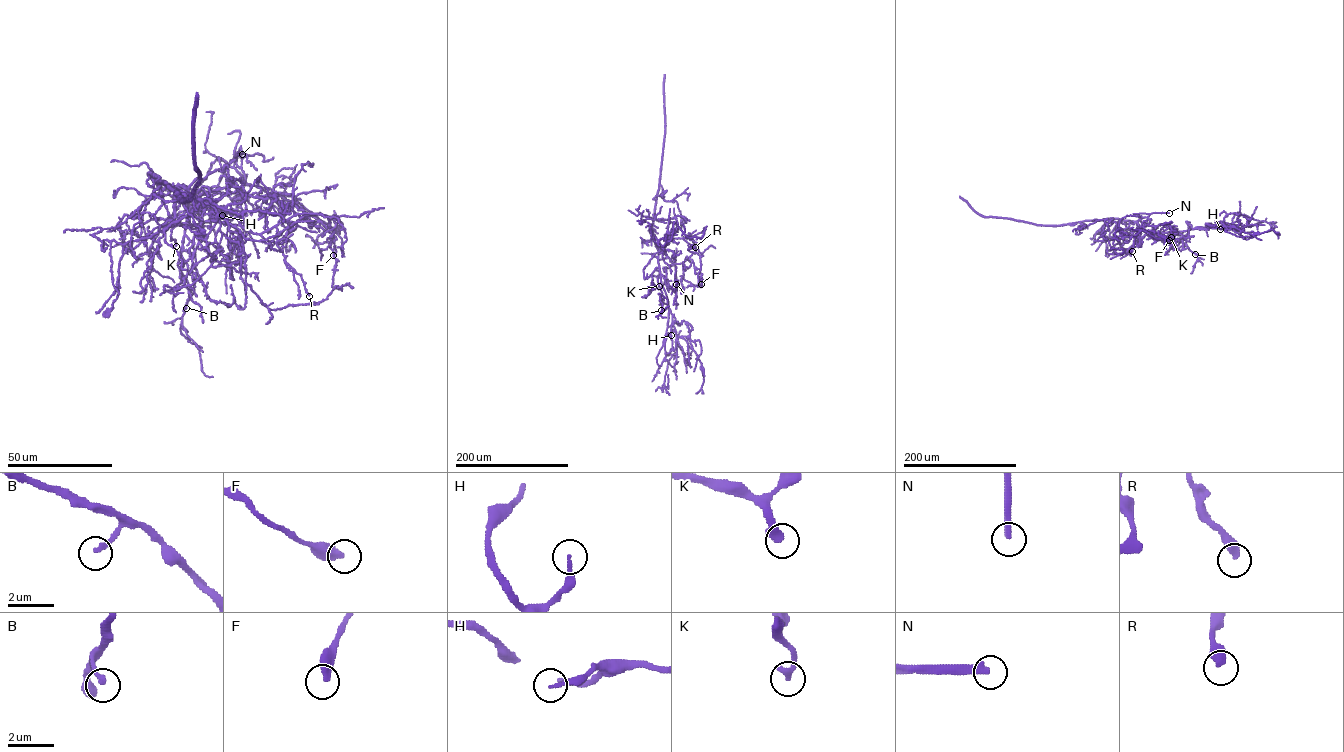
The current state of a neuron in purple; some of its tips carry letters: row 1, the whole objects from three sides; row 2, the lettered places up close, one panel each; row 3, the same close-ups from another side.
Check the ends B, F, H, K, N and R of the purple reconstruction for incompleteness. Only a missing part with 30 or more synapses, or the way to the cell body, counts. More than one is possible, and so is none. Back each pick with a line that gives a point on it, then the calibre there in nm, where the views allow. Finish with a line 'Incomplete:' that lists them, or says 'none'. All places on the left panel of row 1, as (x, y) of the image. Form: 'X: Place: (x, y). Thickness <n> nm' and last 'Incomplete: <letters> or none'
B: Place: (186, 308). Thickness 180 nm
K: Place: (176, 246). Thickness 360 nm
N: Place: (242, 154). Thickness 280 nm
Incomplete: B, K, N

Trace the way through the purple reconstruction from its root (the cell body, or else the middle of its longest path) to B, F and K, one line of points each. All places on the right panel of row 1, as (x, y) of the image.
B: (1134, 222), (1139, 230), (1154, 232), (1189, 230), (1189, 224), (1185, 243), (1195, 254)
F: (1134, 222), (1140, 227), (1148, 223), (1143, 226), (1145, 230), (1159, 232), (1169, 240)
K: (1134, 222), (1140, 230), (1162, 232), (1171, 237)

